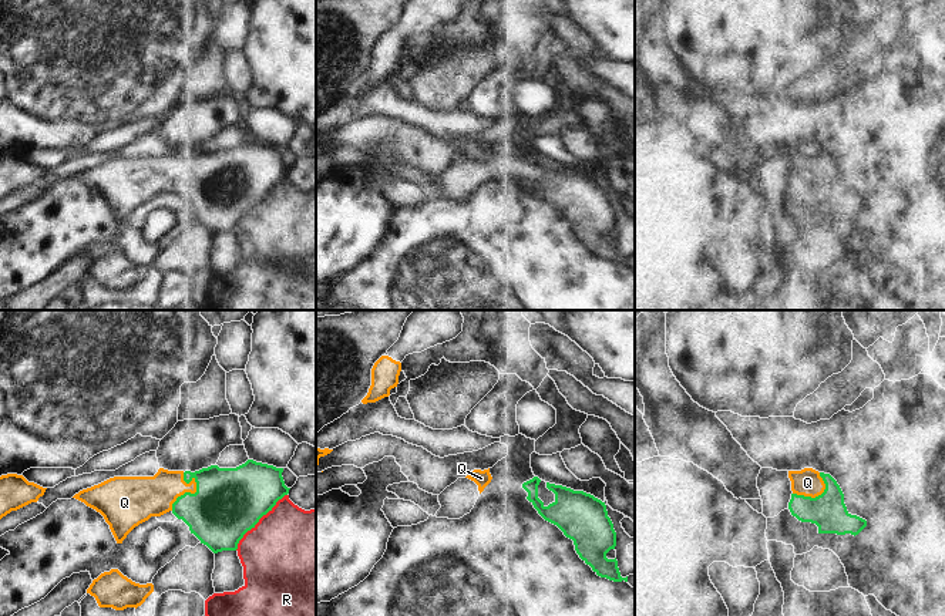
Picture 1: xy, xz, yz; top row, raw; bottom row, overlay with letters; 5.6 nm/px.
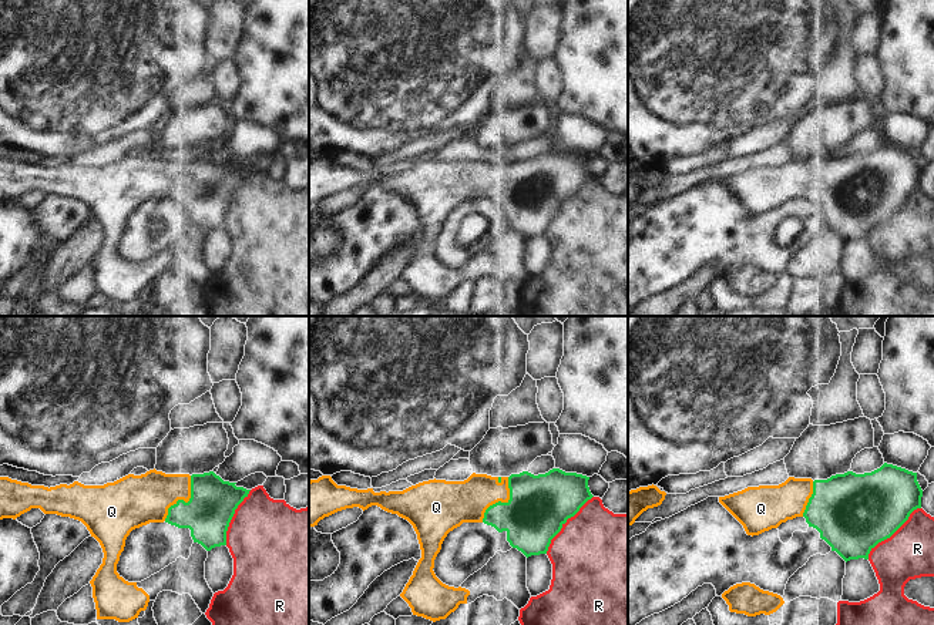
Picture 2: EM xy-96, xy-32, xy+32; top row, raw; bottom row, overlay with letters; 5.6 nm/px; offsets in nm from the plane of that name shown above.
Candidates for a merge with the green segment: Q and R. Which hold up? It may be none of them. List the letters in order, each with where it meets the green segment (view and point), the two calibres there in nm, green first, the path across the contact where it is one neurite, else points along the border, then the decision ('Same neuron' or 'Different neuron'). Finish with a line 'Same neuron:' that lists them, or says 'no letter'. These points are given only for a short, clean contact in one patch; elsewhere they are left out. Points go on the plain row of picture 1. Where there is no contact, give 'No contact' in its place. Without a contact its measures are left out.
Q: Touches green at xy (187, 174). Thickness 380 nm (green) against 240 nm. Path across: xy (228, 184), (212, 184), (187, 174), (161, 174), (143, 178). Same neuron
R: Touches green at xy (258, 202). Thickness 380 nm (green) against 500 nm. Different neuron
Same neuron: Q.

